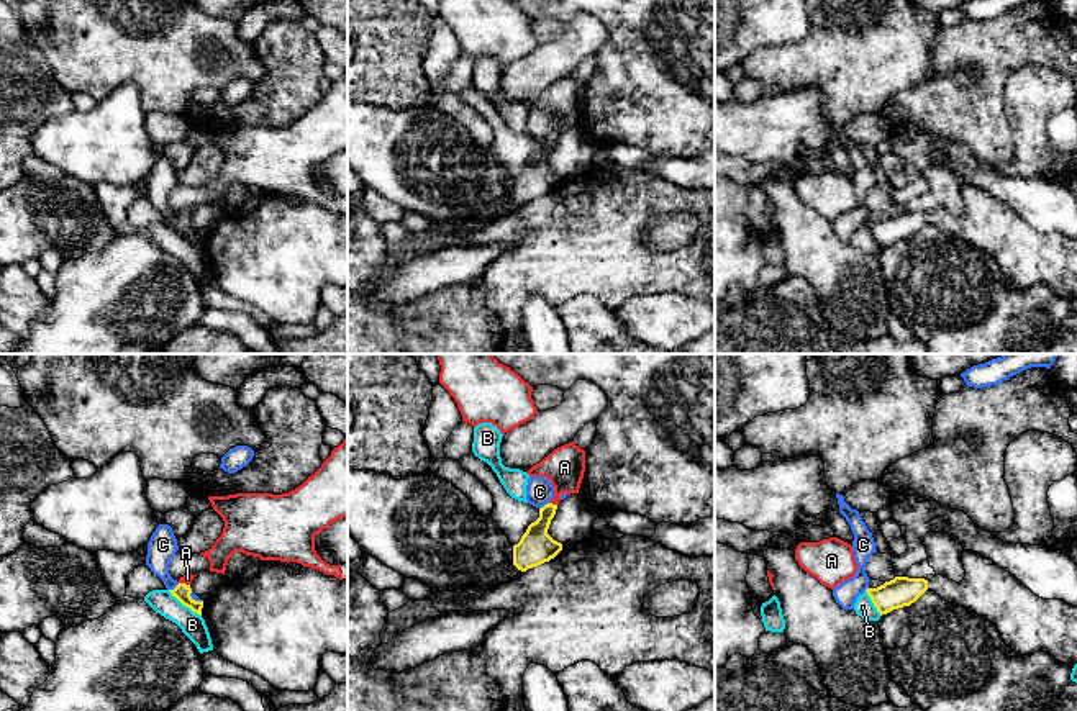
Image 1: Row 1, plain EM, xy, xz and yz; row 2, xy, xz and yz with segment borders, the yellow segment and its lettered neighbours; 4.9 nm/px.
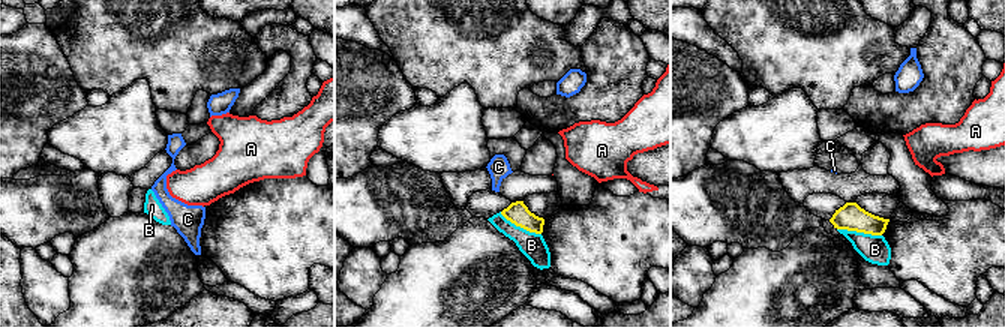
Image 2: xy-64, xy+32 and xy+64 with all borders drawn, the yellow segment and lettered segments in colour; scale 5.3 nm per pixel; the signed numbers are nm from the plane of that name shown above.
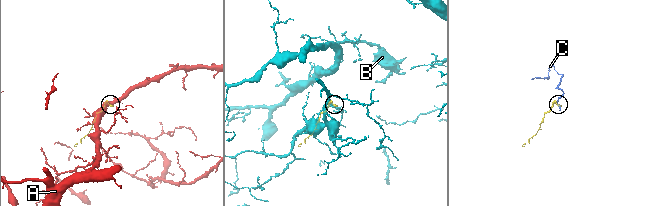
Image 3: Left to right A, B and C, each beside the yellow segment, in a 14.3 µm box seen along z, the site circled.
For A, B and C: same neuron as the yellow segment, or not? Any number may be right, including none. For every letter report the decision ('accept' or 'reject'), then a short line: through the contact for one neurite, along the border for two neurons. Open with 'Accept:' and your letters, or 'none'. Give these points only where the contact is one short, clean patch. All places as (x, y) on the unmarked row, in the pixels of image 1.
Accept: A
A: accept; line xz (535, 181), (536, 164), (551, 136), (564, 113), (564, 100)
B: reject; line xy (168, 223), (200, 249)
C: reject; line xy (179, 217), (169, 223)

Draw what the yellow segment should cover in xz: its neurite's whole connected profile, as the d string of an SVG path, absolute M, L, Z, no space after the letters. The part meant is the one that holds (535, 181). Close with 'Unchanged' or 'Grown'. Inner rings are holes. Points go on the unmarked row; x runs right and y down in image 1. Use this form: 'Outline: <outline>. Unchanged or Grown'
Outline: M574 74L554 82L526 105L529 110L546 110L554 120L554 131L539 141L539 151L528 159L520 175L513 179L513 198L518 203L526 205L549 195L562 183L562 177L554 174L548 162L561 128L579 126L584 105L585 84L575 79Z. Grown

